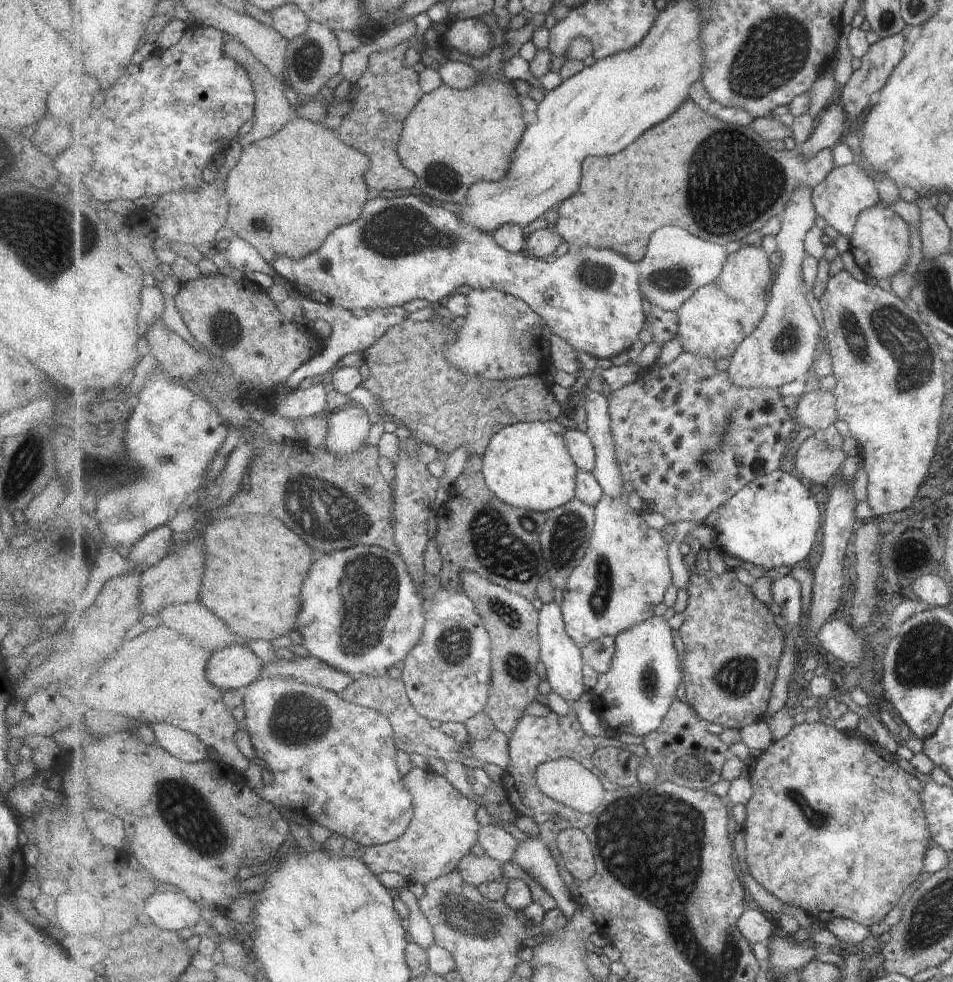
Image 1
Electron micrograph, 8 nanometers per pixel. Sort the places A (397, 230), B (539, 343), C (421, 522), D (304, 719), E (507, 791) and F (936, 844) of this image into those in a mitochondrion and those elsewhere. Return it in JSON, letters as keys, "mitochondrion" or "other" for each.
{"A":"mitochondrion","B":"other","C":"other","D":"mitochondrion","E":"other","F":"other"}

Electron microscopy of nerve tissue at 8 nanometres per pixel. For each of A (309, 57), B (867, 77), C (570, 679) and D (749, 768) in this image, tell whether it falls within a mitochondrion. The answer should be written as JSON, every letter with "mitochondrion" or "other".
{"A":"mitochondrion","B":"other","C":"other","D":"other"}

